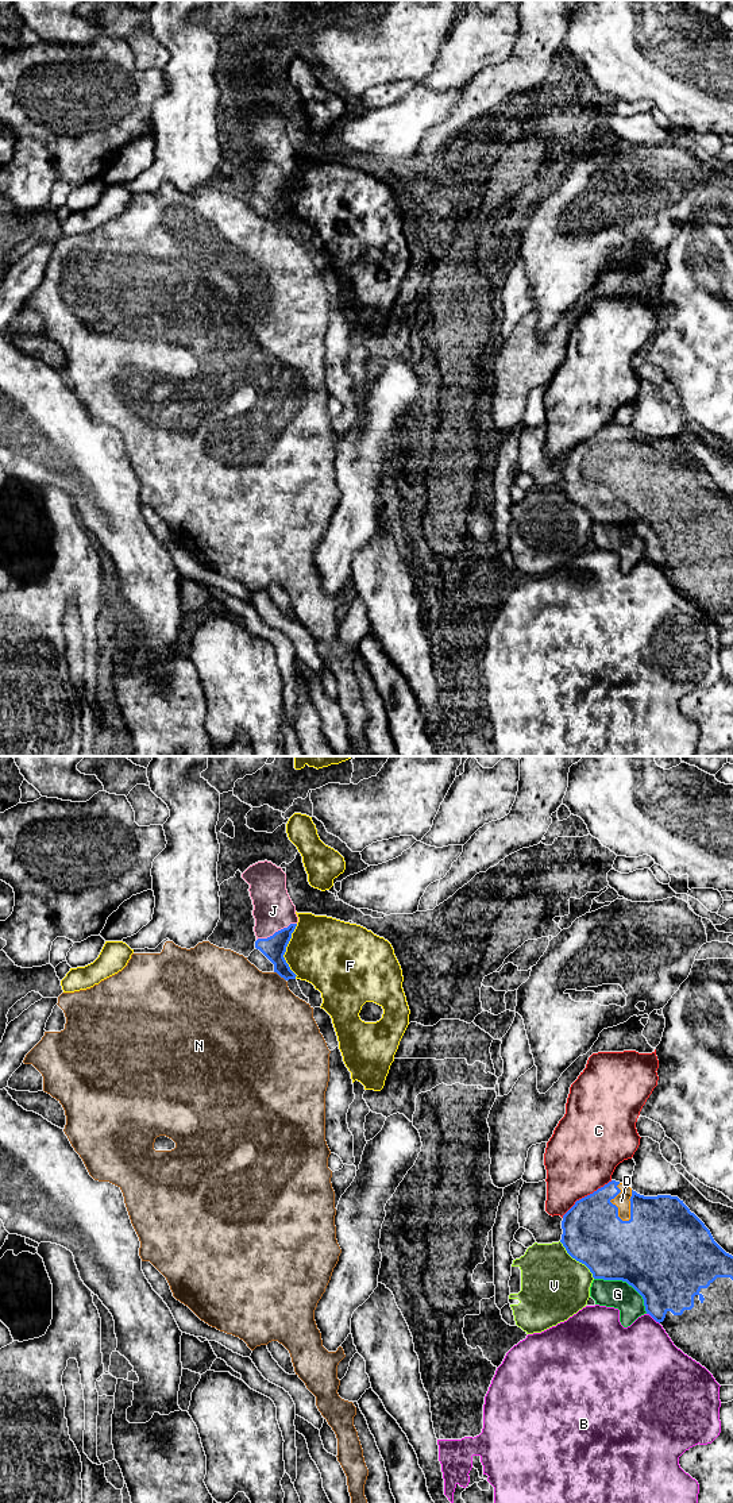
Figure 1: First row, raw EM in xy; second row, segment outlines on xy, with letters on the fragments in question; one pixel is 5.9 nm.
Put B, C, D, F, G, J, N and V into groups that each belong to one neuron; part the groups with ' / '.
B / C / D J / F / G / N / V

